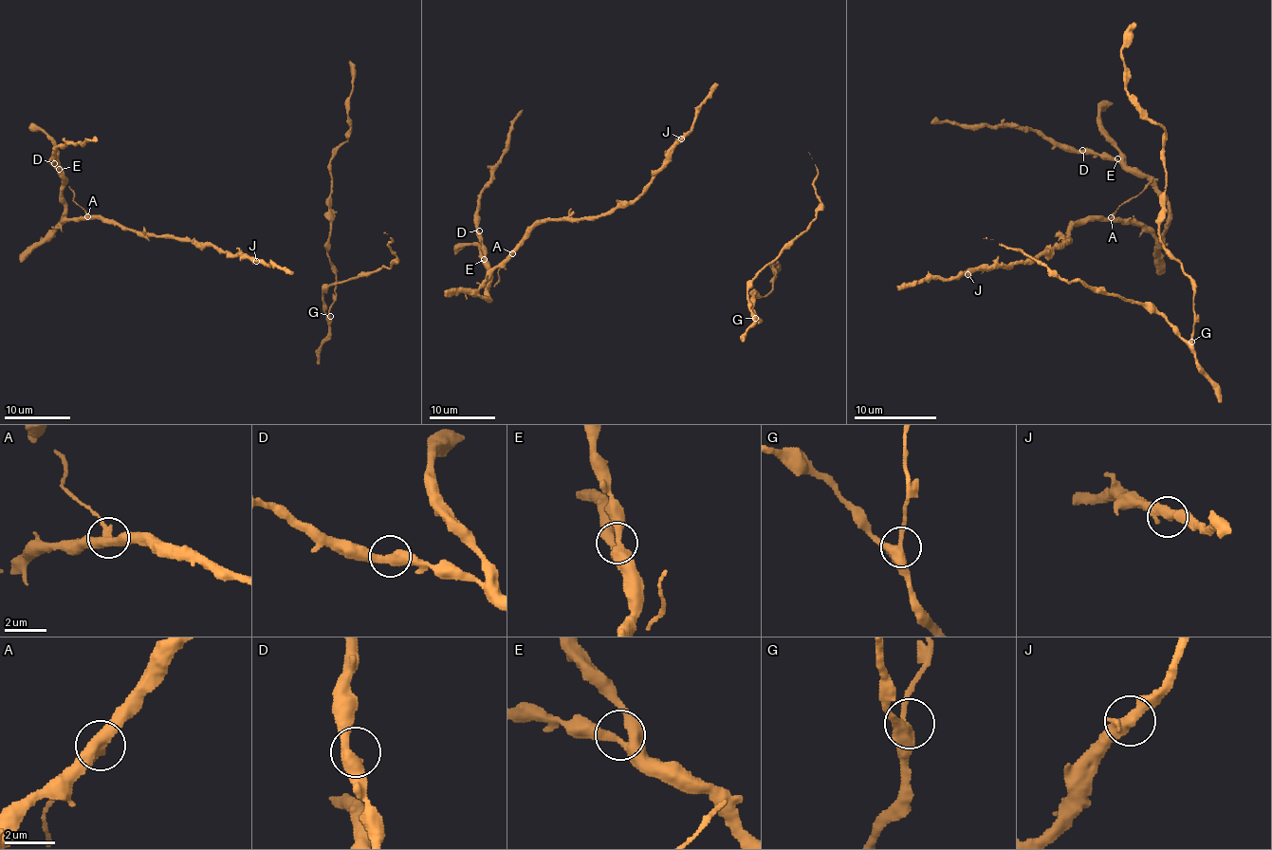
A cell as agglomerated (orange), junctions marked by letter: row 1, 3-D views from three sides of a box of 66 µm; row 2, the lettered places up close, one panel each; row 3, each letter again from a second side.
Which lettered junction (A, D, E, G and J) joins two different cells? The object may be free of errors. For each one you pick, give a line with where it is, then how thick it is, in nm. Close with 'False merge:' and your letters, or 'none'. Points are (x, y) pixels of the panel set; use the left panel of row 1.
A: place (87, 216); calibre 400 nm
False merge: A

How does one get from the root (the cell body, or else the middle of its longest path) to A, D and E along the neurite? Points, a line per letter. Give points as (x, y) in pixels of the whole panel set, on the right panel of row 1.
A: (916, 280), (959, 278), (978, 267), (1029, 264), (1064, 243), (1073, 227), (1112, 218)
D: (916, 280), (1029, 264), (1089, 220), (1132, 220), (1159, 237), (1167, 197), (1144, 175), (1082, 150)
E: (916, 280), (1029, 264), (1089, 220), (1132, 220), (1159, 237), (1167, 197), (1117, 158)

